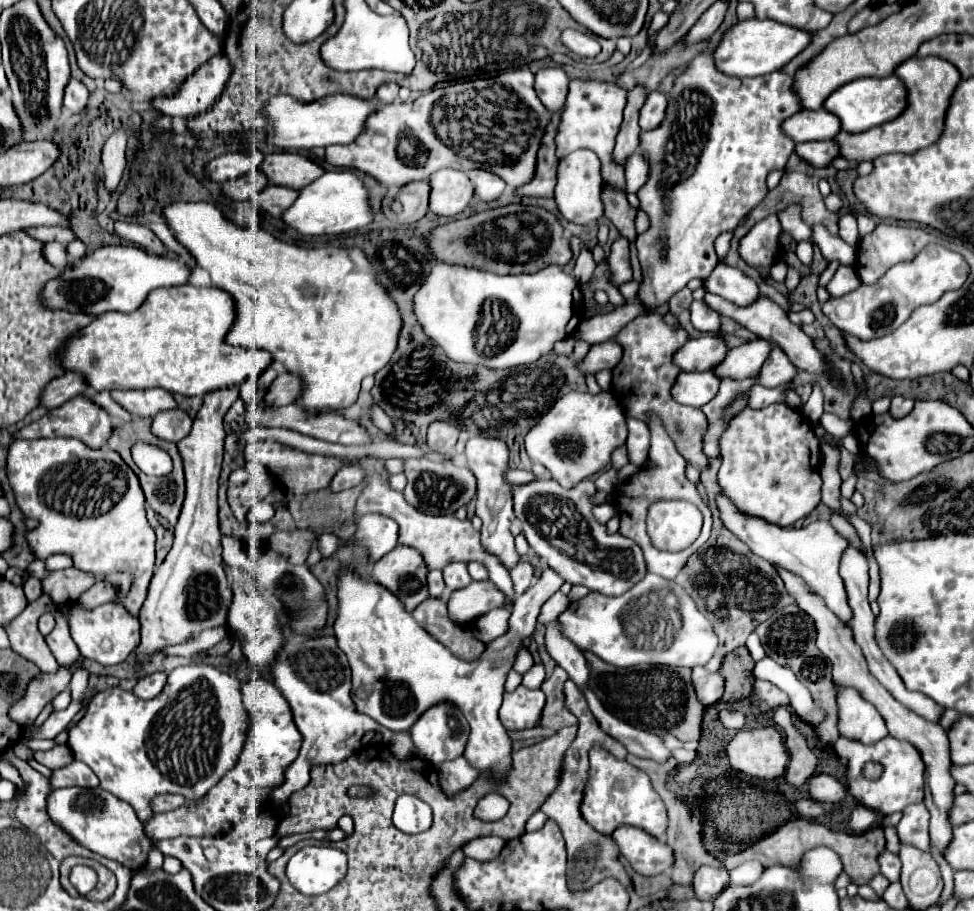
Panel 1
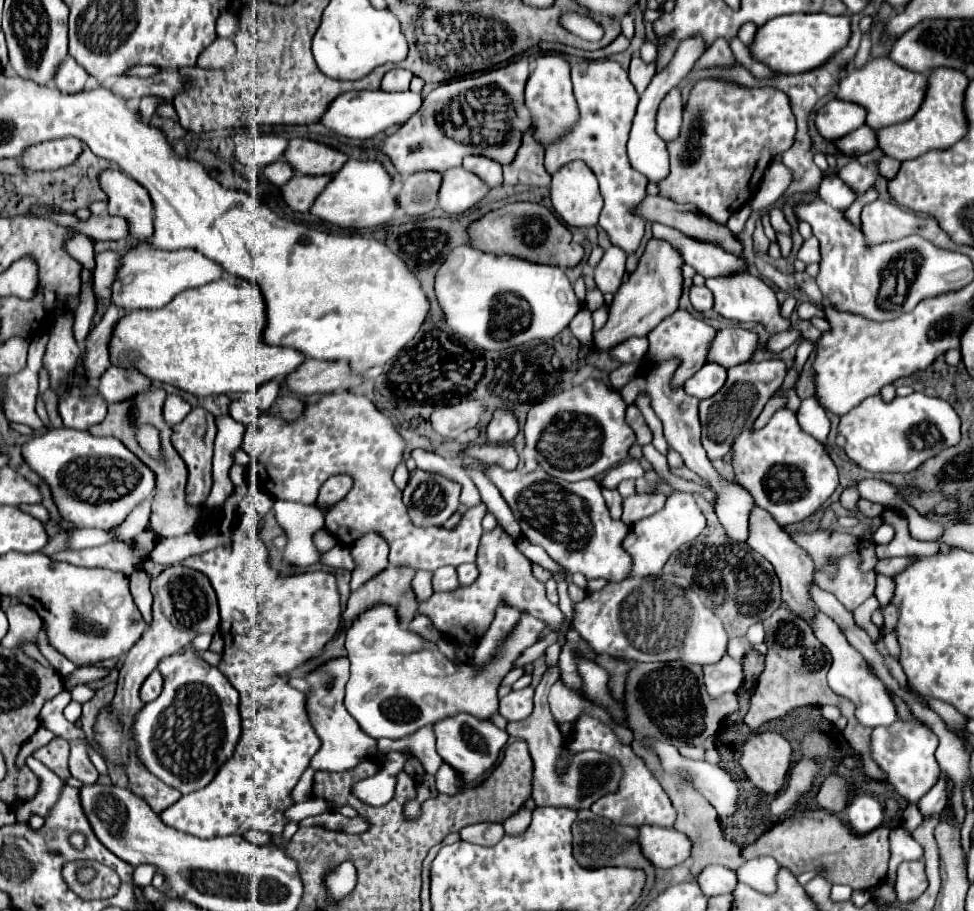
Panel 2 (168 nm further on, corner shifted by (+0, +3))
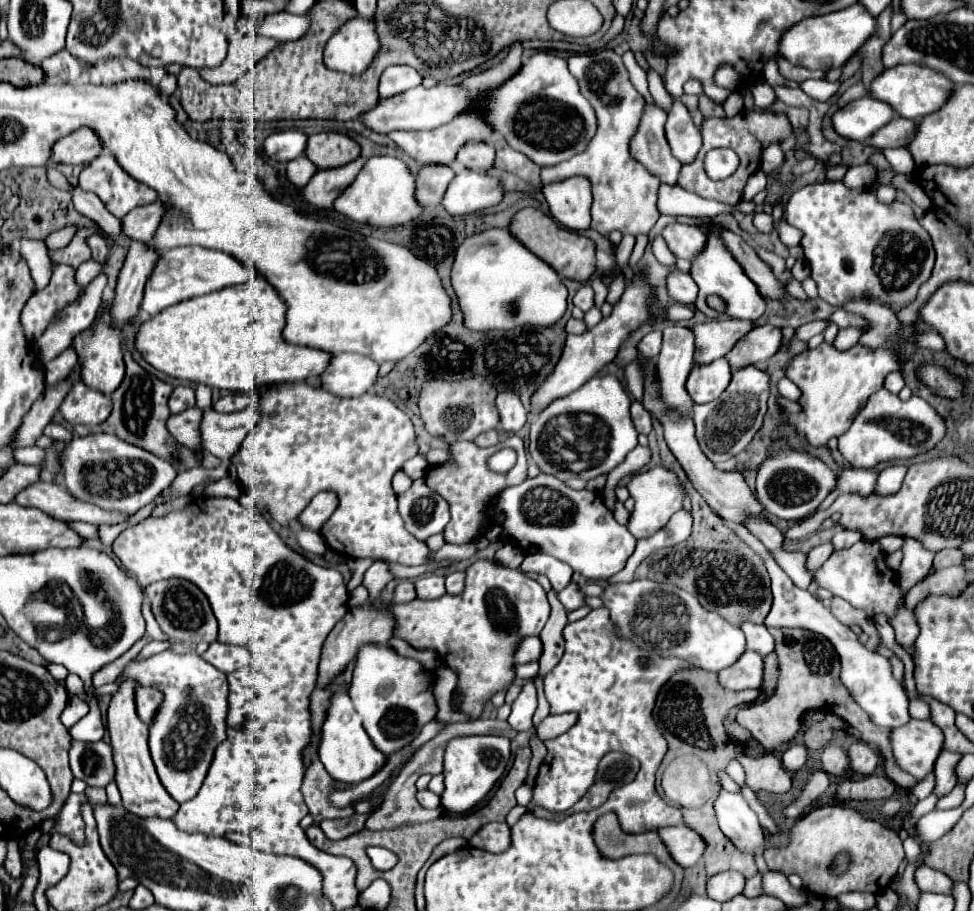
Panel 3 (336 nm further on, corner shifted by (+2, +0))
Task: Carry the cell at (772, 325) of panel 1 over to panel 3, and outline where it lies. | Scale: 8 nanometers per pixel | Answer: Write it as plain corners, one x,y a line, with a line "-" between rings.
707,232
707,242
705,248
691,260
691,278
695,280
699,294
695,300
697,310
701,310
707,318
717,318
719,314
715,310
711,310
705,302
705,298
709,294
719,294
729,308
725,308
725,316
731,318
741,318
741,320
757,320
763,312
765,312
765,300
761,298
761,294
757,294
753,282
749,282
747,274
743,272
741,264
735,260
735,256
727,250
727,246
723,244
721,236
715,232

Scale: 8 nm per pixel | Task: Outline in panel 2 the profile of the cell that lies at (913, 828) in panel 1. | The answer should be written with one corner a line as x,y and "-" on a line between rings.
943,775
939,779
939,783
927,793
923,795
923,799
919,799
917,803
923,819
931,819
933,815
939,815
939,811
943,811
945,807
945,795
943,795

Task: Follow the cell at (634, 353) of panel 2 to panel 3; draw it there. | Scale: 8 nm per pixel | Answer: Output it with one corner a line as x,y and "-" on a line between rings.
653,330
649,332
637,346
637,350
643,354
643,356
649,356
649,358
657,358
659,352
661,352
661,338
663,338
663,332
661,330

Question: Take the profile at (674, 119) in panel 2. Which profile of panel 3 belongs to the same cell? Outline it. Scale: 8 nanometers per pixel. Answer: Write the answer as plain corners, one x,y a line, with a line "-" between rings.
677,100
673,104
673,110
667,116
665,132
673,156
683,164
691,164
701,150
701,132
693,124
687,108

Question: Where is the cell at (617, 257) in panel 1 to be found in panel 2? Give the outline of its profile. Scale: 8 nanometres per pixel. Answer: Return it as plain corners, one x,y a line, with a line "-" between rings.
581,61
571,67
573,95
579,109
579,119
573,127
545,149
545,167
555,173
561,165
583,159
599,181
605,207
599,217
599,225
609,235
611,243
621,247
627,255
633,255
645,233
645,219
633,215
633,207
645,199
647,177
637,173
627,159
625,143
629,139
631,121
639,103
639,95
631,85
627,71
615,61

